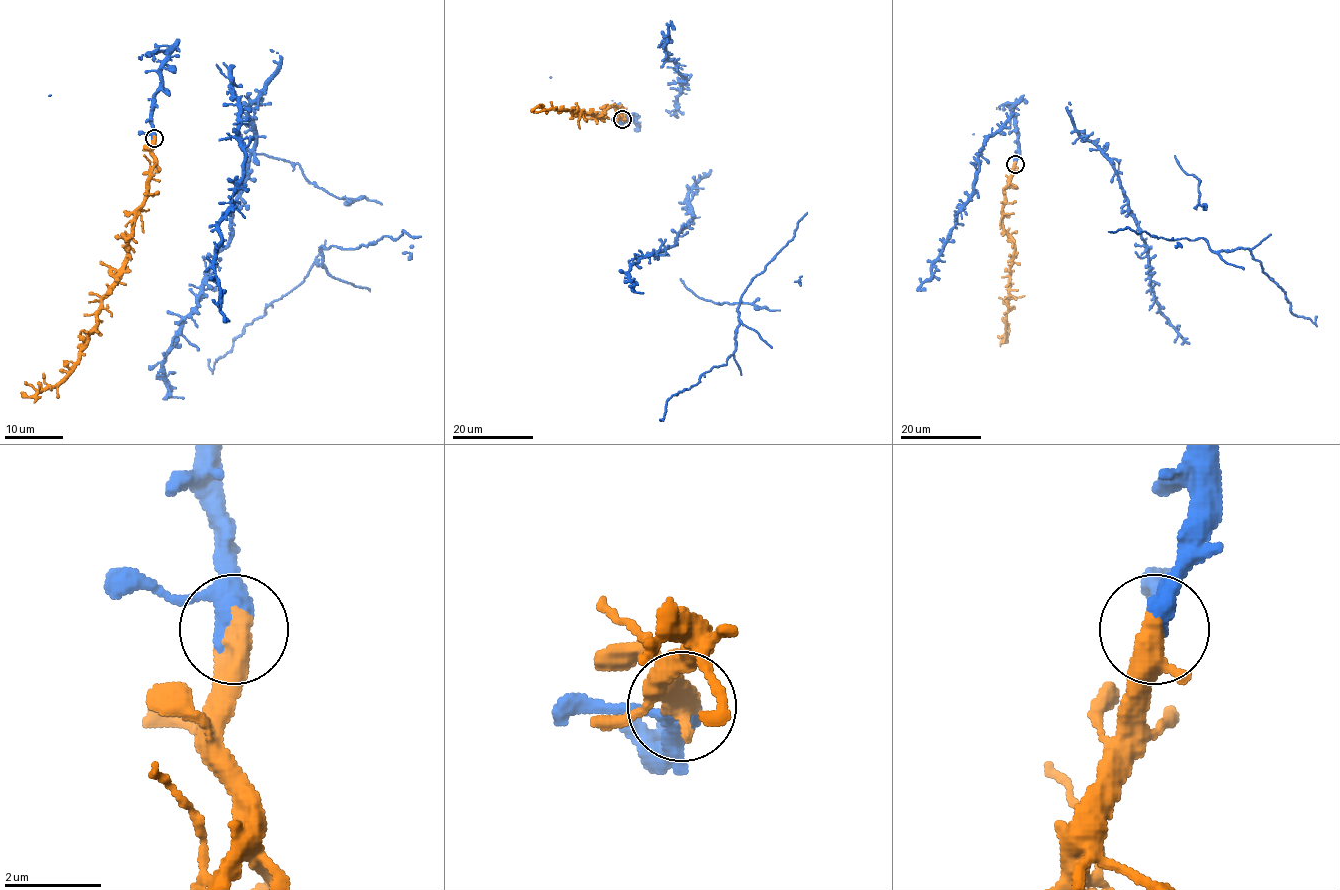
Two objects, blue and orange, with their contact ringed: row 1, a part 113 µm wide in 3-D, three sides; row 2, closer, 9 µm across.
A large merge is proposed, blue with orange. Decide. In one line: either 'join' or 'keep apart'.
join

